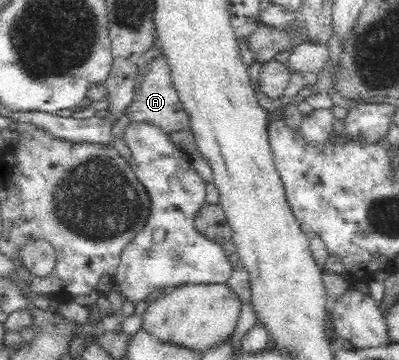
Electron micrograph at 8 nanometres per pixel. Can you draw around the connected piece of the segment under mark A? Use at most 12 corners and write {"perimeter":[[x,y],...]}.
{"perimeter":[[164,56],[139,60],[125,115],[166,134],[189,127]]}

